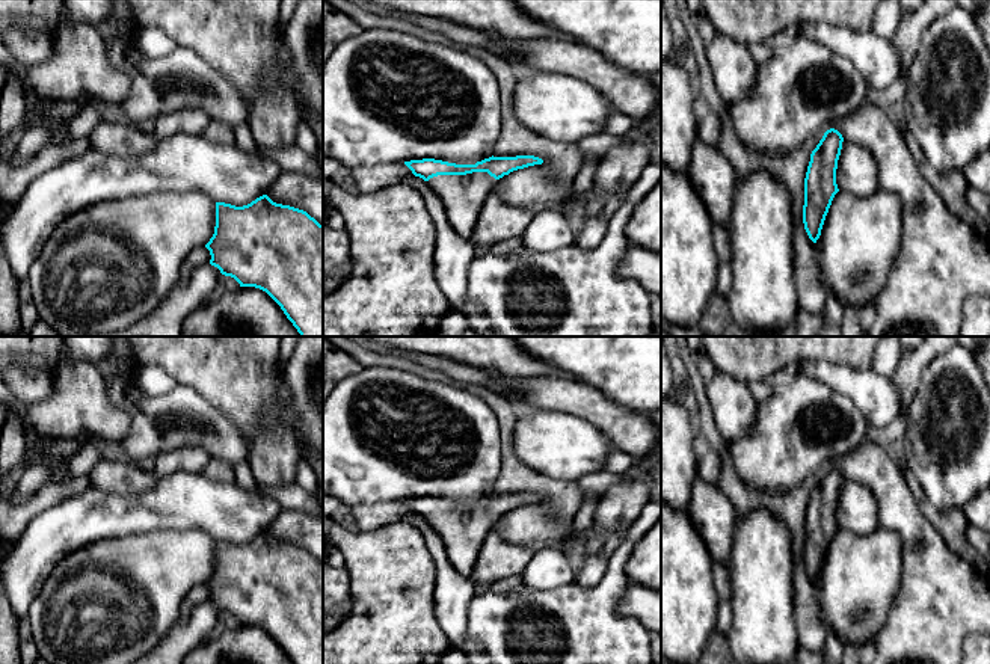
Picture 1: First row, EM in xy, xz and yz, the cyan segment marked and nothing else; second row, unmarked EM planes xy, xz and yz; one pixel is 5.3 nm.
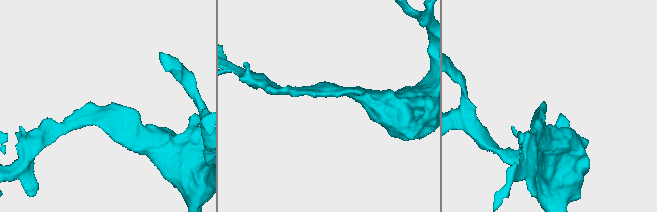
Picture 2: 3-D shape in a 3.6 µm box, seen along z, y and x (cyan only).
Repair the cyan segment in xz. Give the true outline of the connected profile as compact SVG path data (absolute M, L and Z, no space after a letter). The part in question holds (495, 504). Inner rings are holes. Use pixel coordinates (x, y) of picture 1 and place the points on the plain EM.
M492 493L475 503L456 503L435 496L404 500L412 512L423 516L442 537L447 560L465 576L471 576L484 537L500 516L542 501L543 498L534 493Z

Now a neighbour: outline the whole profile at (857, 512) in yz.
M844 478L836 507L838 527L856 536L869 536L880 527L878 504L862 483Z

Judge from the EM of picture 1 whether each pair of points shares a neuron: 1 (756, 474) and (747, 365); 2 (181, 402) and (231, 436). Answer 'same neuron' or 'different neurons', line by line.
1: different neurons
2: same neuron

